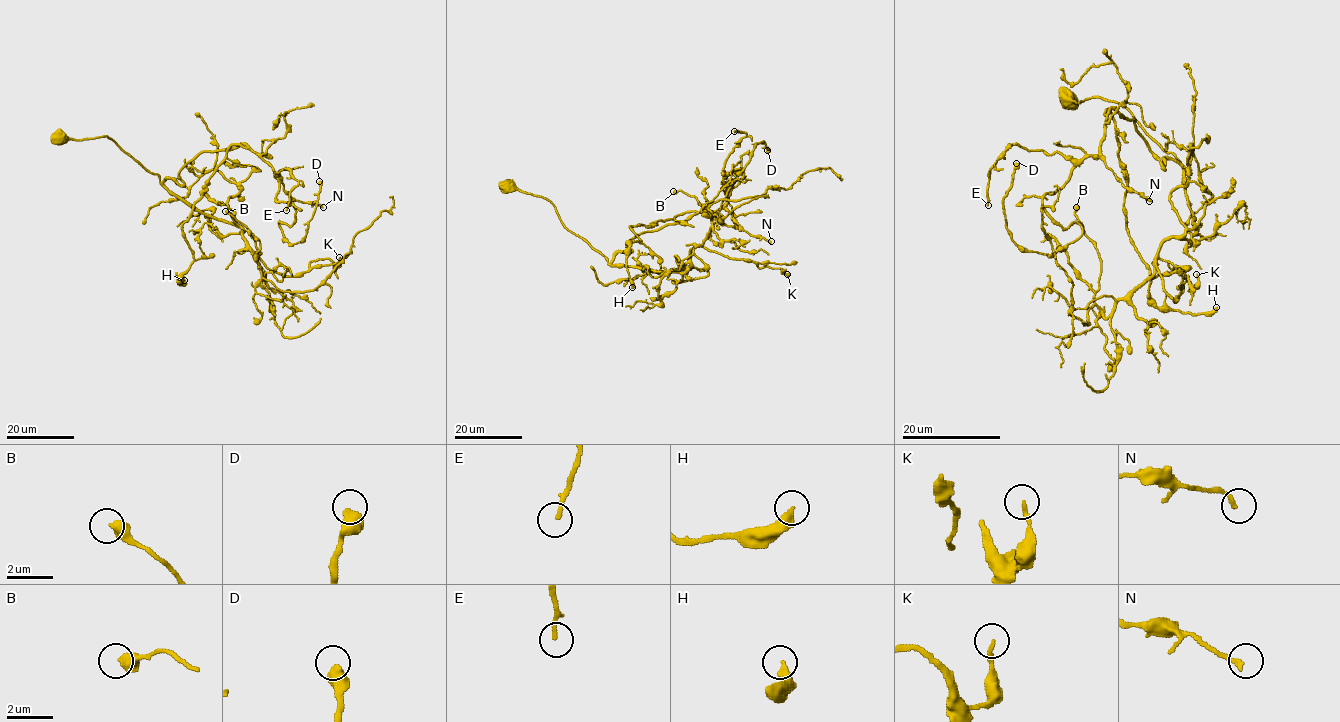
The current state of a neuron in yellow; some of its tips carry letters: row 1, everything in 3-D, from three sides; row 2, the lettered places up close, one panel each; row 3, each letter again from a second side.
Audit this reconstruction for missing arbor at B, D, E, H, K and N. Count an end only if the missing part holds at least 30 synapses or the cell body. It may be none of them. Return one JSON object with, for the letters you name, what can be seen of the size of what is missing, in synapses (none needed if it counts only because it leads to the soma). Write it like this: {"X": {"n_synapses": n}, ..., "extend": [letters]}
{"extend": []}

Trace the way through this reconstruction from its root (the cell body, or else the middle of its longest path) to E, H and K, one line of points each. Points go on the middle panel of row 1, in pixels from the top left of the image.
E: (506, 185), (547, 198), (609, 264), (638, 234), (723, 207), (724, 161), (746, 135), (734, 131)
H: (506, 185), (547, 198), (609, 264), (638, 234), (696, 211), (630, 226), (641, 241), (626, 258), (632, 287)
K: (506, 185), (547, 198), (561, 223), (611, 265), (683, 272), (691, 250), (702, 246), (787, 274)

